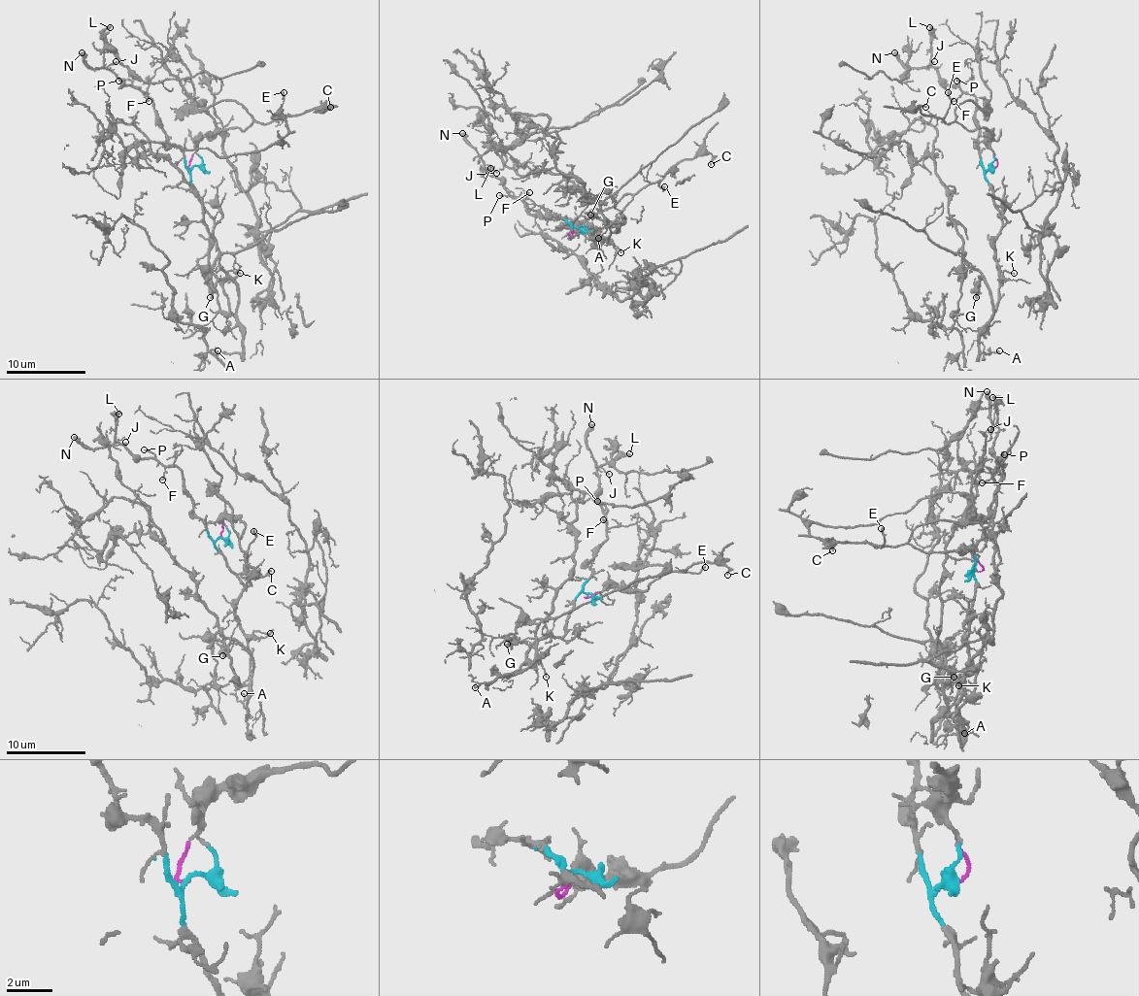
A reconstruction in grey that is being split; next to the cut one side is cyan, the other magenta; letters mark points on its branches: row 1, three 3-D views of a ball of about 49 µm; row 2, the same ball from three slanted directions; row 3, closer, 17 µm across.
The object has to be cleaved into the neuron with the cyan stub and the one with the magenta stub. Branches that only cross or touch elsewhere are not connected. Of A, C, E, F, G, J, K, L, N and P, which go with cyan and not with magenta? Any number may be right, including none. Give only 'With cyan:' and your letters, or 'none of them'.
With cyan: A, F, G, J, K, L, N, P

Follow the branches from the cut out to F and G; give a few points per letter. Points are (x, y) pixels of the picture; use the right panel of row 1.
F: (990, 167), (985, 169), (981, 165), (977, 149), (979, 131), (975, 97), (961, 93), (953, 101)
G: (990, 167), (985, 181), (1002, 220), (1002, 230), (994, 242), (996, 309), (983, 278), (977, 297)

